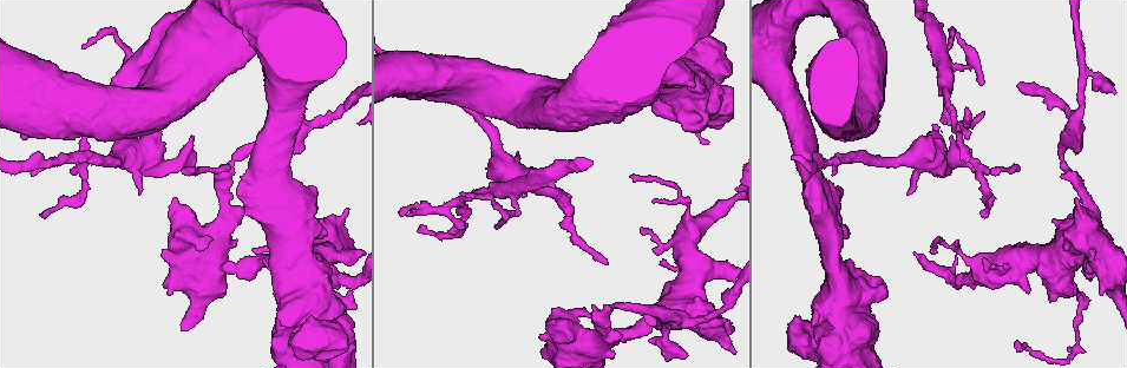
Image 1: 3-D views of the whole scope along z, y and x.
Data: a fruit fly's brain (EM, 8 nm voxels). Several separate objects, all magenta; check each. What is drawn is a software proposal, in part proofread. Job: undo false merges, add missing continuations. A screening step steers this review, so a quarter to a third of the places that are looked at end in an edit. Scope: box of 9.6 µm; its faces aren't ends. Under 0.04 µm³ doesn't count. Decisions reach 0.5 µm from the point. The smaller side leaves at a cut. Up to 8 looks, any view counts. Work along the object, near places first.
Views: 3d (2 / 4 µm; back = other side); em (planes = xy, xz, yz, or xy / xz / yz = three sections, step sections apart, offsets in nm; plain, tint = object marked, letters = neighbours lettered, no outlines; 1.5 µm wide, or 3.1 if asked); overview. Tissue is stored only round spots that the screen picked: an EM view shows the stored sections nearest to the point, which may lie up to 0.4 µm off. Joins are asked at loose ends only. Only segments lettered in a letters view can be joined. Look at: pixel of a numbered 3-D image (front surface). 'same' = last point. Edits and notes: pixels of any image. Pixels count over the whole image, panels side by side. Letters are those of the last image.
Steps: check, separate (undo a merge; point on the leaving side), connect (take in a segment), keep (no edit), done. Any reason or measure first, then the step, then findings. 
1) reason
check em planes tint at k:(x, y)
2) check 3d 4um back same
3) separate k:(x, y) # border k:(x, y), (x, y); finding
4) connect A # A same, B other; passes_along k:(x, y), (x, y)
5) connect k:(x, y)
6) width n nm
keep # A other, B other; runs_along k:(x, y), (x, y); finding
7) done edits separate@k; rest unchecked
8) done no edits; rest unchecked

thin end
check em planes letters at 1:(1018, 341)

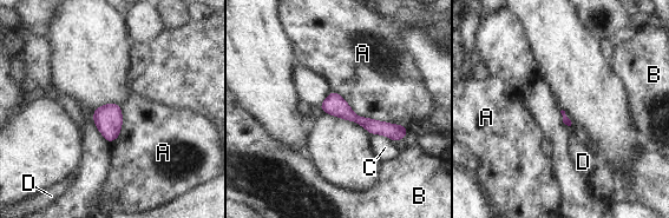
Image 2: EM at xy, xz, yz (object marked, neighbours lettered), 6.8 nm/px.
keep # A other, B other, C other, D other; none of them fits

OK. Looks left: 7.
an open end
check em planes letters at 1:(299, 153)

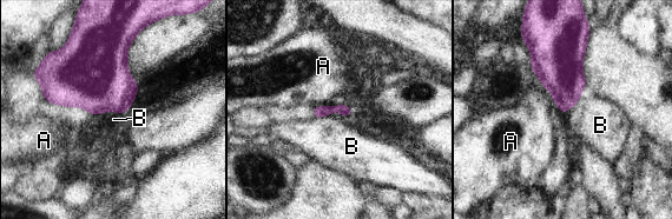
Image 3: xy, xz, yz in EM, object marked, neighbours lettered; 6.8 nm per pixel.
keep # A other, B other; border 3:(350, 117), (331, 112), (313, 119); no lettered segment goes on from it

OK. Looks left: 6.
arms part here
check 3d 4um back at 1:(1084, 77)

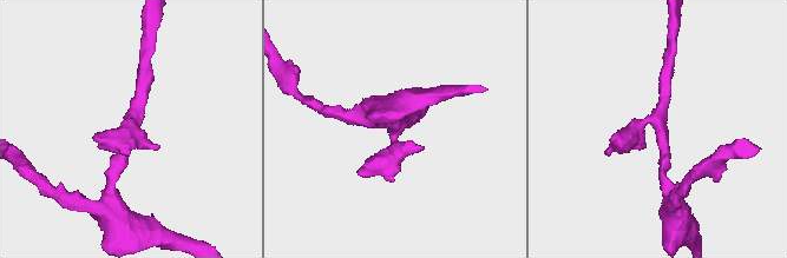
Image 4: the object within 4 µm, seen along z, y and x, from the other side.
check em planes tint at 4:(130, 123)

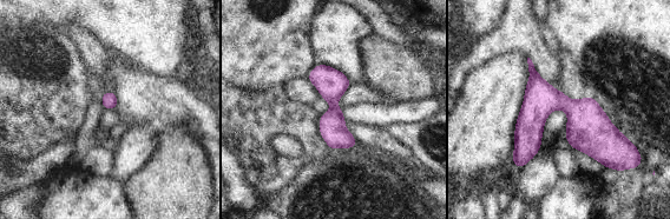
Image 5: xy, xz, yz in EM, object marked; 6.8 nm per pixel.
what lies round it
check em planes letters same

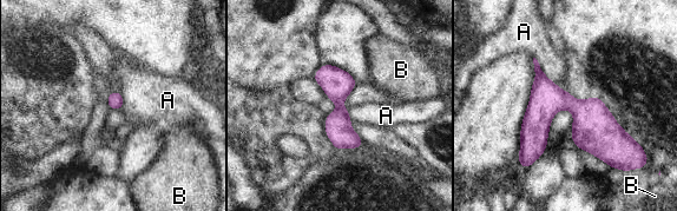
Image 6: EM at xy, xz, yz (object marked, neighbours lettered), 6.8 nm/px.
keep # A other, B other; runs_along 6:(537, 67), (560, 99), (626, 144); all the same neuron

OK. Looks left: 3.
done no edits; rest unchecked

